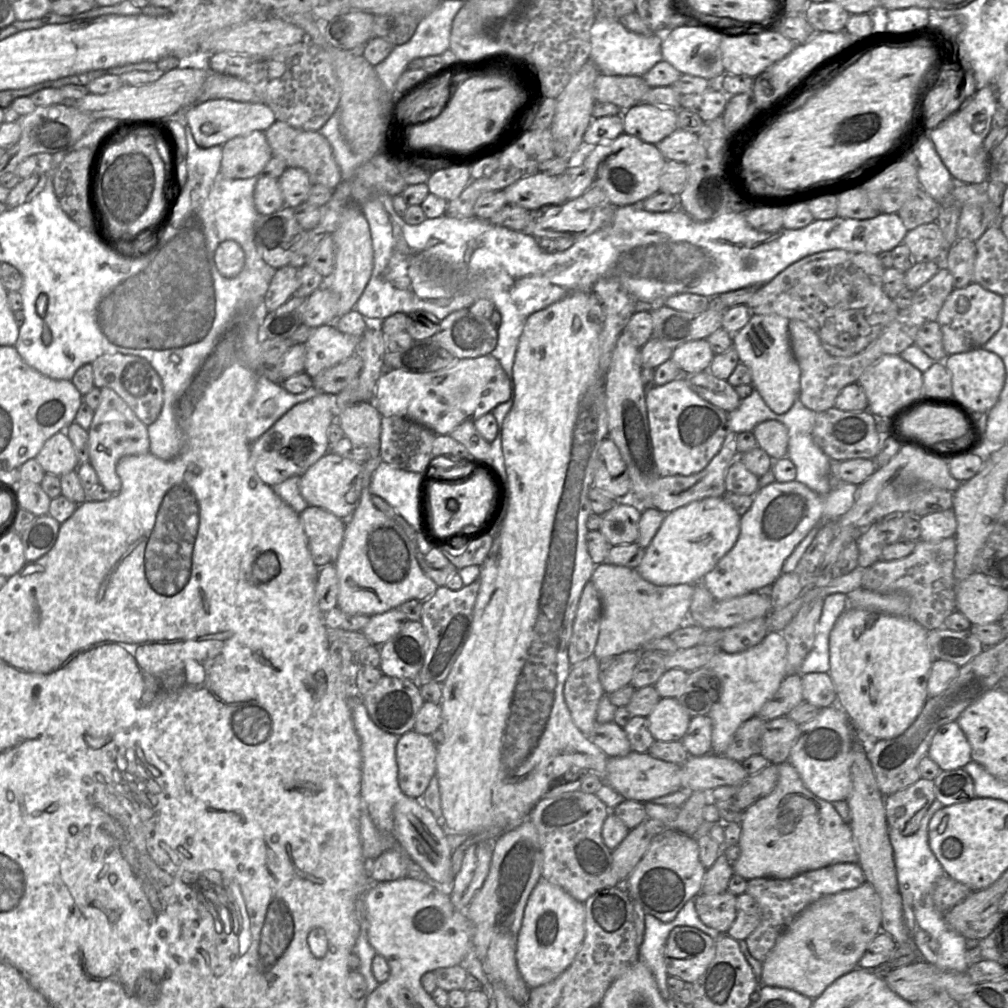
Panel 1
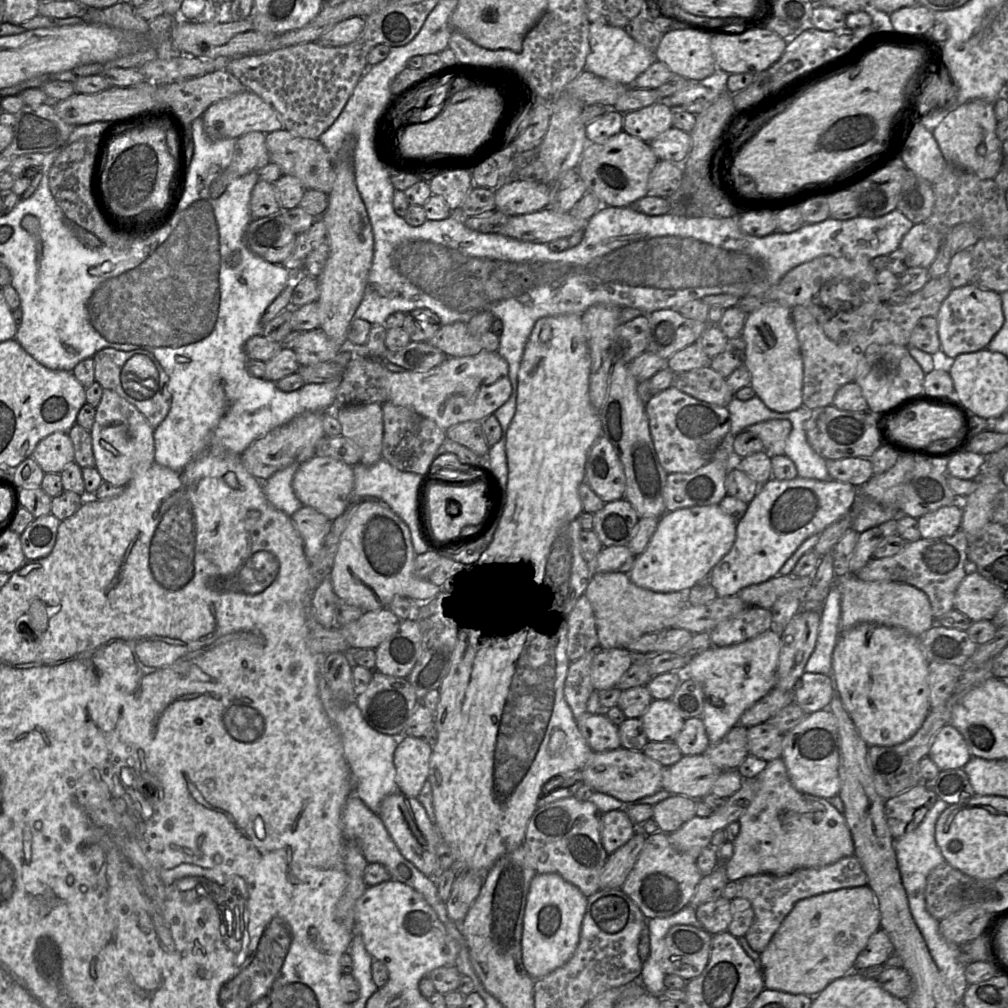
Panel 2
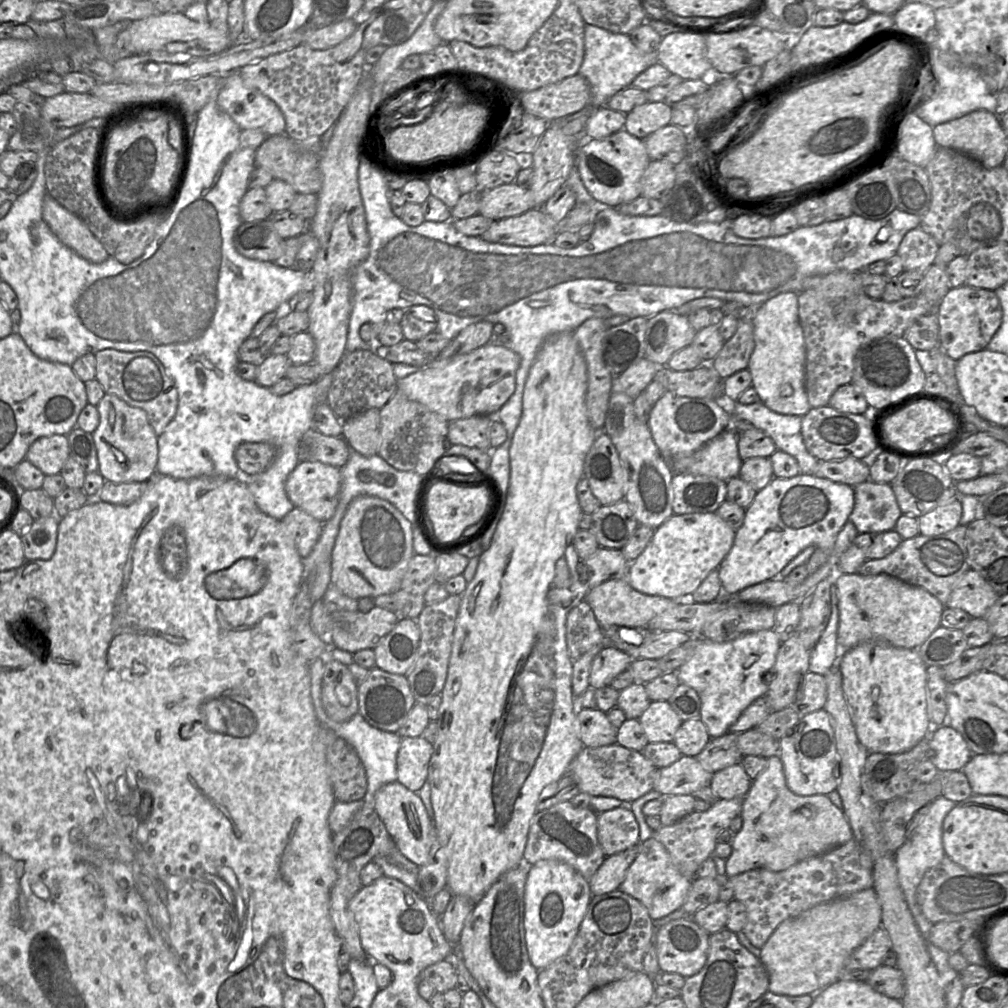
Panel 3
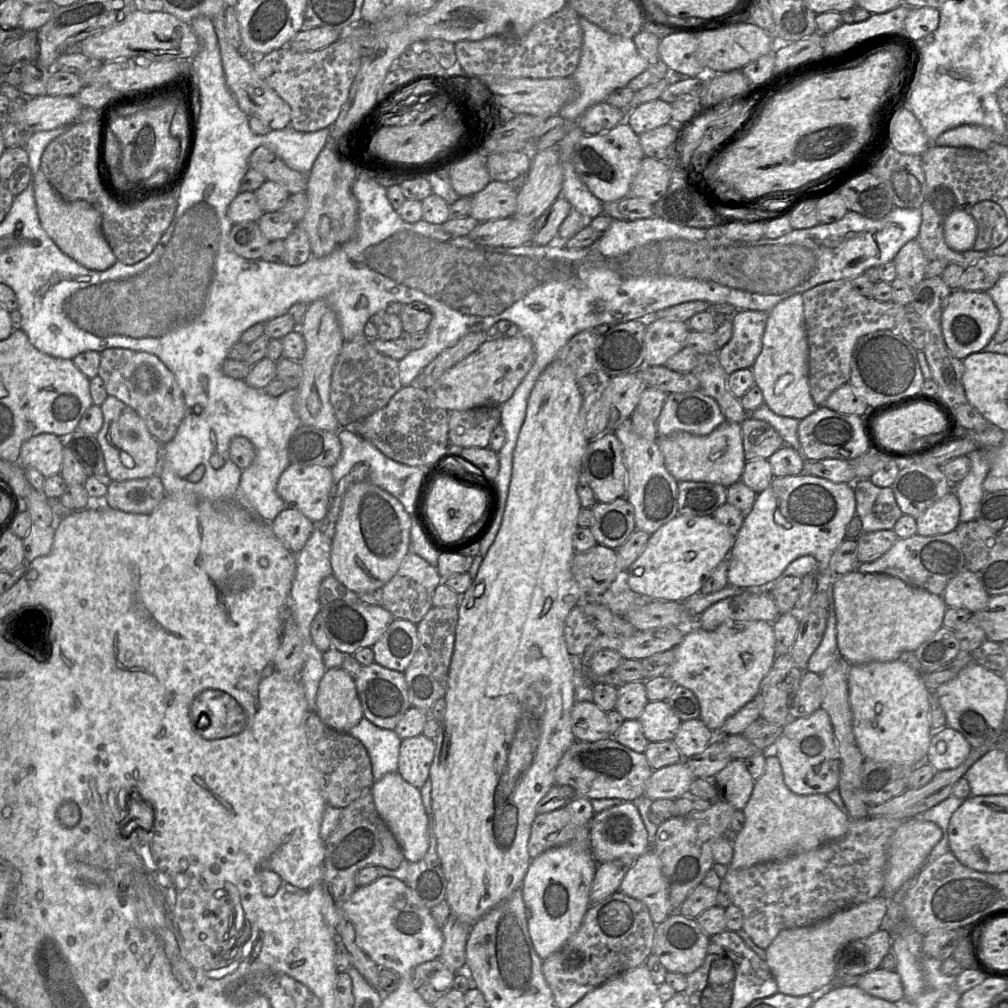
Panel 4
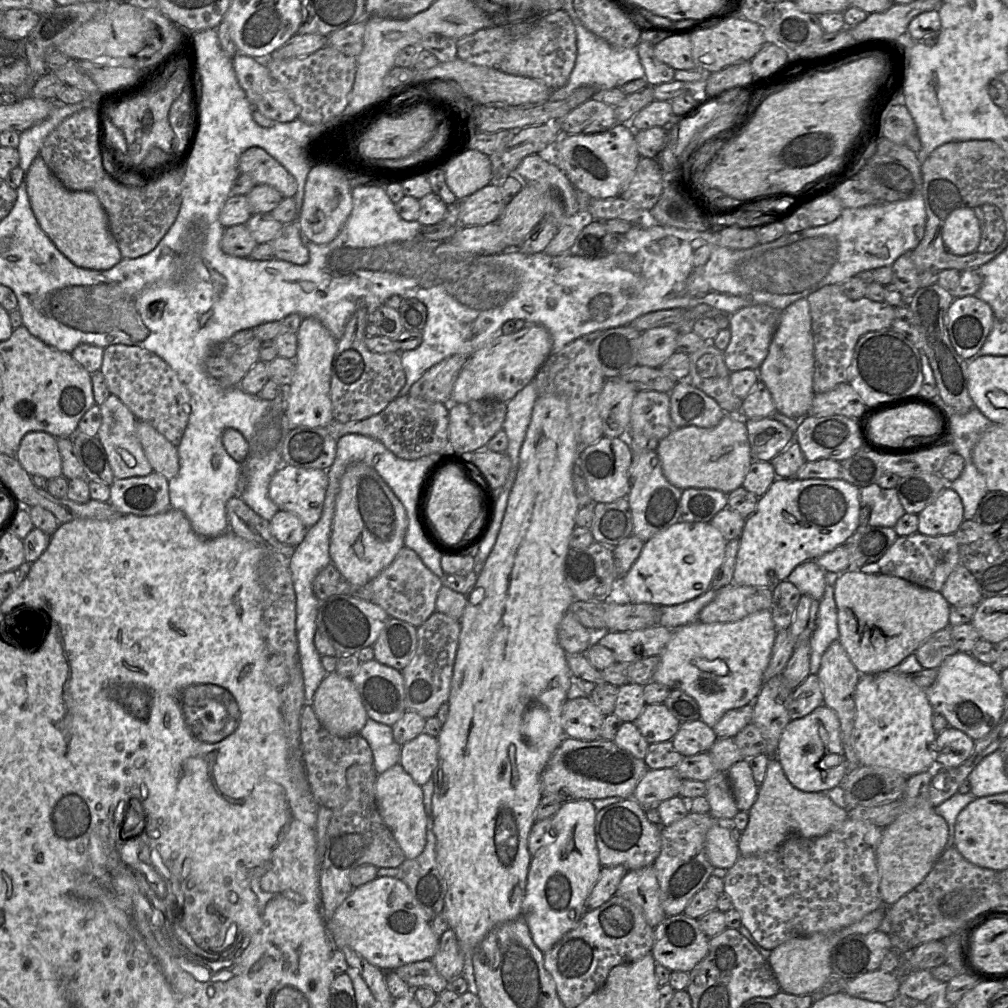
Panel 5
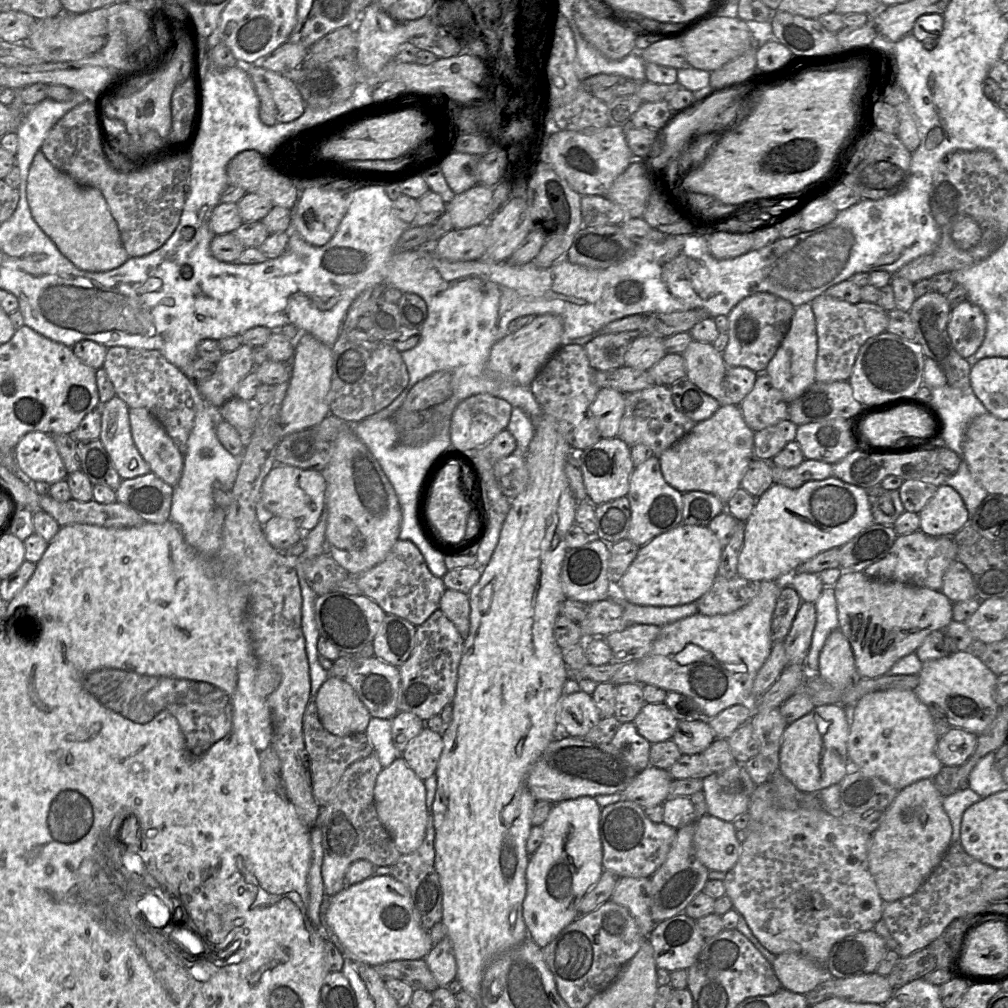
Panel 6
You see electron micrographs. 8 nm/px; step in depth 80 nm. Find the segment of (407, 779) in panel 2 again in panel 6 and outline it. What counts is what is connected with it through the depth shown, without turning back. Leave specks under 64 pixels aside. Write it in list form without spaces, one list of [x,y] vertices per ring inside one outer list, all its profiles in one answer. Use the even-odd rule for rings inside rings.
[[[425,726],[420,734],[408,743],[402,757],[415,774],[425,781],[435,775],[442,750],[442,734]]]

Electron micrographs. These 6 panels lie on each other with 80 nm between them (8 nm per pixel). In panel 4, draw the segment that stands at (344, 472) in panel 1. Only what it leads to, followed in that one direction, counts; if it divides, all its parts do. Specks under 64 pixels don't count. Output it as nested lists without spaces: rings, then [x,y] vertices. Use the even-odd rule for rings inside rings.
[[[291,463],[281,474],[276,491],[287,507],[299,510],[312,522],[318,522],[327,514],[332,484],[331,468],[321,465]]]

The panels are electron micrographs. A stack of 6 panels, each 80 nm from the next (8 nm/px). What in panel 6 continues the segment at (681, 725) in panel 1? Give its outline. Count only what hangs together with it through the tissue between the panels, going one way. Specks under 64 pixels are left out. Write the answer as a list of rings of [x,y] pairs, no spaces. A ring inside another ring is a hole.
[[[645,703],[633,723],[642,737],[654,744],[672,740],[679,720],[664,703]]]

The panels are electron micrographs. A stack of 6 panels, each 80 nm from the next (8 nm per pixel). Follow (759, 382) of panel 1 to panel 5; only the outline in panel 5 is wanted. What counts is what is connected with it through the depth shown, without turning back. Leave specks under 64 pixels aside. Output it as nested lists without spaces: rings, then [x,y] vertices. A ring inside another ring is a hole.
[[[807,298],[796,300],[781,311],[768,355],[757,372],[771,393],[776,413],[797,420],[809,415],[814,398],[814,340]]]

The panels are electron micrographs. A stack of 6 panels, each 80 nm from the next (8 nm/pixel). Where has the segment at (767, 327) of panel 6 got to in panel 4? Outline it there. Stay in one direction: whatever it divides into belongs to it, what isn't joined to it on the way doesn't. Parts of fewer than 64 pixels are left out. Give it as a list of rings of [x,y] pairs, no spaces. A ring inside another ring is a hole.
[[[740,310],[731,318],[733,335],[718,350],[719,362],[727,375],[753,366],[762,350],[768,312]]]

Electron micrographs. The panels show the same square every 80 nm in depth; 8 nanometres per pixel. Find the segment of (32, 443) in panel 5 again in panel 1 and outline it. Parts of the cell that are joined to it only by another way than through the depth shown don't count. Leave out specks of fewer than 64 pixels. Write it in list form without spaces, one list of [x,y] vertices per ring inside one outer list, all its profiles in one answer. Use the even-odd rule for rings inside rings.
[[[65,432],[50,437],[35,459],[47,474],[55,476],[77,470],[79,466],[73,444]]]

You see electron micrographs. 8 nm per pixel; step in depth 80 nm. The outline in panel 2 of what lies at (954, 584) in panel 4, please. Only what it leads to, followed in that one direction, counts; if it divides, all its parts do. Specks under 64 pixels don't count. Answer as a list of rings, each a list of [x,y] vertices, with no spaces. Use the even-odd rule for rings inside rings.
[[[970,568],[956,589],[954,609],[965,614],[972,622],[992,620],[1006,598],[1007,596],[998,586],[984,578],[975,569]]]

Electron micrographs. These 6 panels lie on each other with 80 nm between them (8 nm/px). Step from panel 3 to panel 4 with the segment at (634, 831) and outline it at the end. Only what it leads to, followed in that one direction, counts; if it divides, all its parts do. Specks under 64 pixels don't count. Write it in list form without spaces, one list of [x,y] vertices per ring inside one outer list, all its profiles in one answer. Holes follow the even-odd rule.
[[[631,801],[594,814],[590,822],[590,843],[598,864],[617,859],[625,854],[639,857],[651,848],[637,805]]]

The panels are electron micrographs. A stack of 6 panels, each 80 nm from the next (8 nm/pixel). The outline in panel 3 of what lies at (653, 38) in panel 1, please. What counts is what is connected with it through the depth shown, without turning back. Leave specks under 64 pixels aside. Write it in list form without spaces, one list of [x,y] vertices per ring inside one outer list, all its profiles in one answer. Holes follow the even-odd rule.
[[[585,24],[584,57],[578,74],[591,86],[590,107],[605,106],[617,92],[629,87],[633,80],[649,67],[646,56],[633,44],[628,34],[613,33],[600,27]]]

